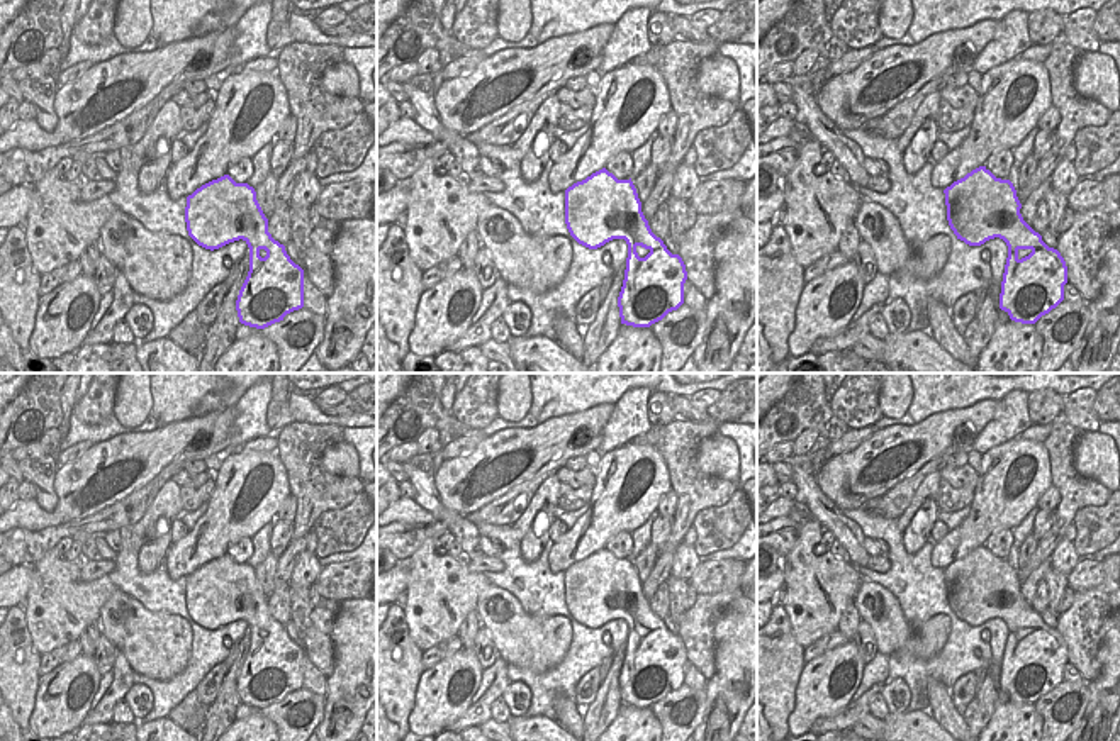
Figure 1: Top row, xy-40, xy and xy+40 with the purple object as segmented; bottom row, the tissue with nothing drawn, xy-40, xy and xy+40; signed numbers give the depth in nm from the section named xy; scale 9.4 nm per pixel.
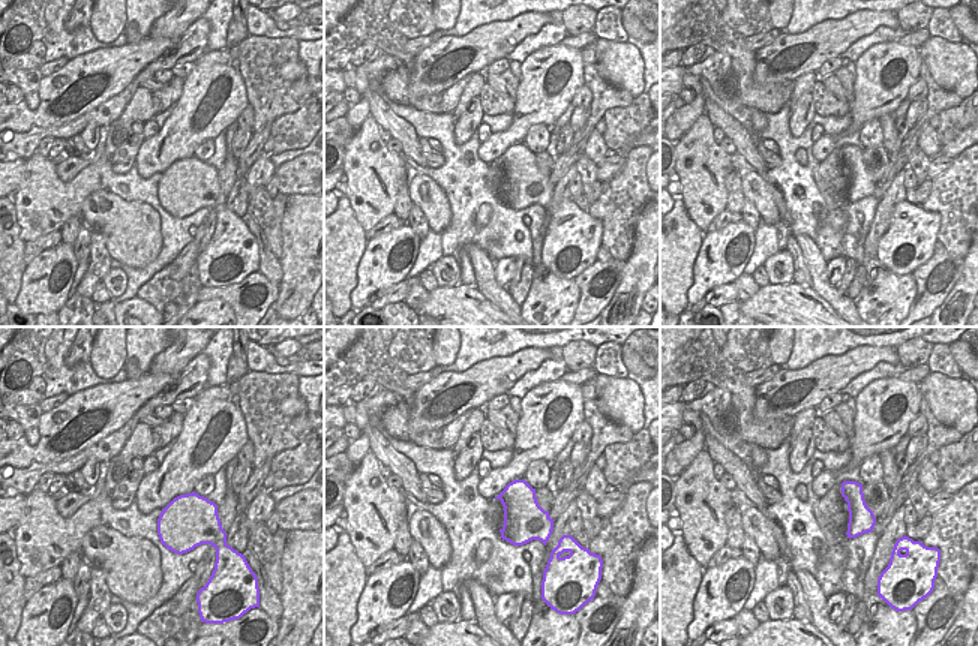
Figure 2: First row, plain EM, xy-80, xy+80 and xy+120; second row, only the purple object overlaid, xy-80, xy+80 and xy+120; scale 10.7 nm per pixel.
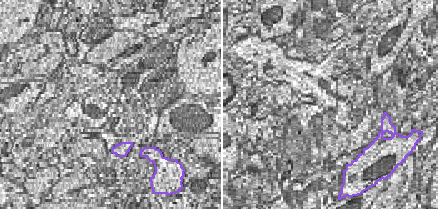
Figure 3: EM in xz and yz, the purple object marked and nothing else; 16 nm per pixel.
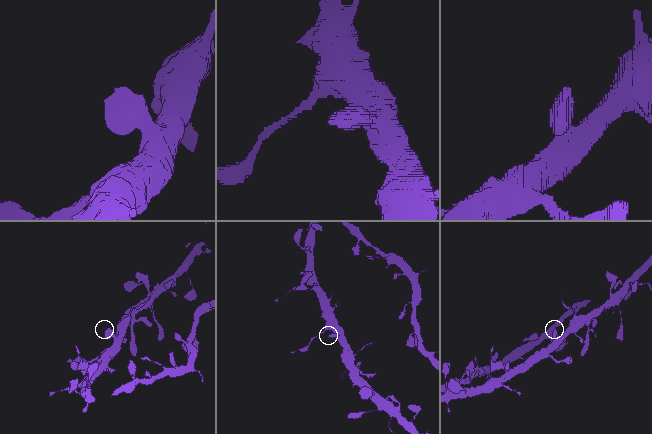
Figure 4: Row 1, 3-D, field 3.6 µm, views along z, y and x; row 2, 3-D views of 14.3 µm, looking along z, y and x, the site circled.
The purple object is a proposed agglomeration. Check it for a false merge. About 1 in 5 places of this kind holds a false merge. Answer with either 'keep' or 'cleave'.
keep

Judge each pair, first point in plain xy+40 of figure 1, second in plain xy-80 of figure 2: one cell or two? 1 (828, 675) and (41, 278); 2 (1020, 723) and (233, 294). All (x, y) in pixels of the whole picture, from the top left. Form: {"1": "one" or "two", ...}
{"1": "one", "2": "two"}

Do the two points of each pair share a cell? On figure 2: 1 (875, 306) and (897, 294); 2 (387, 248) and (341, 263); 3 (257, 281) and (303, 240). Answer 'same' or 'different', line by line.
1: same
2: different
3: different

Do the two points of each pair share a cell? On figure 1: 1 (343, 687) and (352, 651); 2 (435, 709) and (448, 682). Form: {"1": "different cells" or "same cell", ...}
{"1": "same cell", "2": "same cell"}

